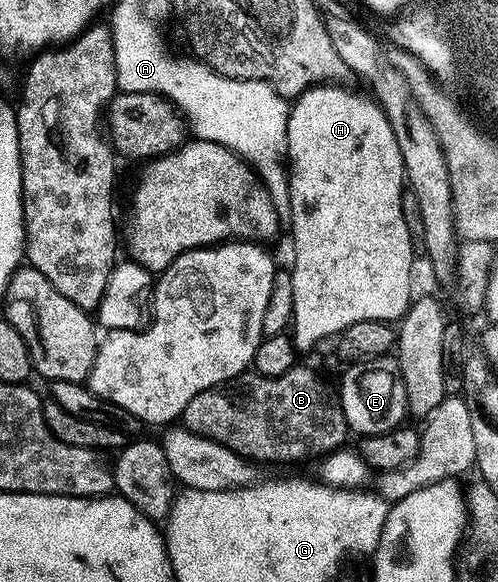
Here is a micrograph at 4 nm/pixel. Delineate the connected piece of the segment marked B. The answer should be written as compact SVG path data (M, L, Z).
M296 365L291 372L278 378L267 378L258 372L248 371L228 384L205 391L188 405L184 426L192 434L218 442L255 465L306 463L309 459L318 461L343 450L347 446L346 435L351 434L337 392L333 392L312 370L302 365Z

